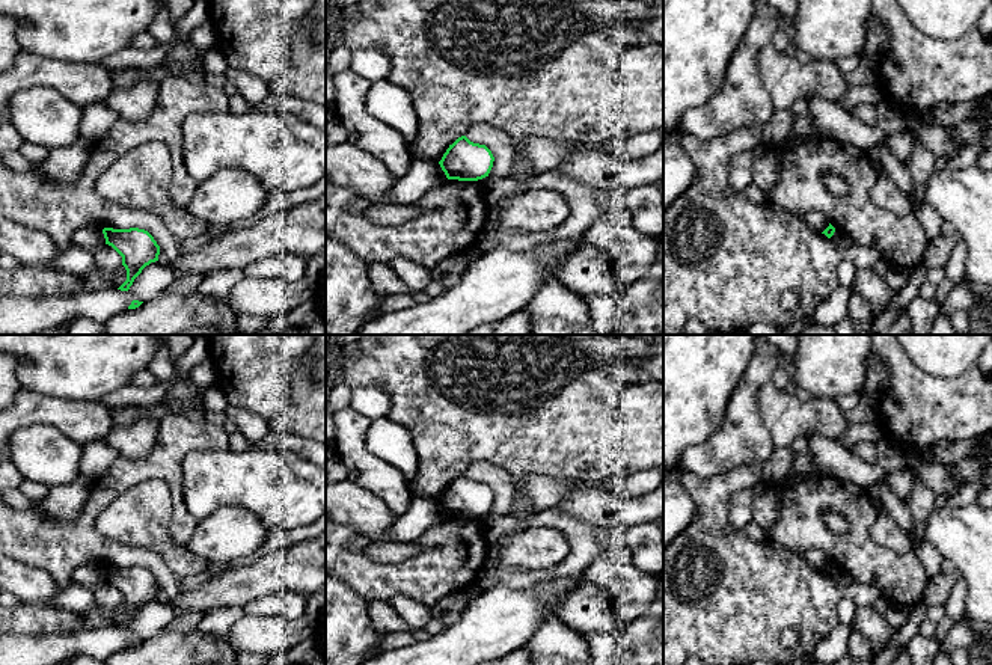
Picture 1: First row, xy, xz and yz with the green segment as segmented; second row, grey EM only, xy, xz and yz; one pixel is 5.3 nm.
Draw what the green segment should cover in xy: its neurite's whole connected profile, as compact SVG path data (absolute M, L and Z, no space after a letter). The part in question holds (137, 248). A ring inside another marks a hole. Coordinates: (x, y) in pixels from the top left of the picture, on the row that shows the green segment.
M104 228L103 234L106 244L122 256L122 265L127 270L127 280L118 290L128 291L142 270L158 261L160 246L148 231L139 228Z

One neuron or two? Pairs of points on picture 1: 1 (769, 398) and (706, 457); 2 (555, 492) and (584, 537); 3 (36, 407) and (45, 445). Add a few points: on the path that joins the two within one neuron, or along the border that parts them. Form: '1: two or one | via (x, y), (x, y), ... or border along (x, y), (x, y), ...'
1: two | border along (771, 379), (757, 394), (757, 407), (772, 441)
2: two | border along (554, 507), (538, 511)
3: two | border along (15, 430), (24, 425), (53, 425), (73, 441)

